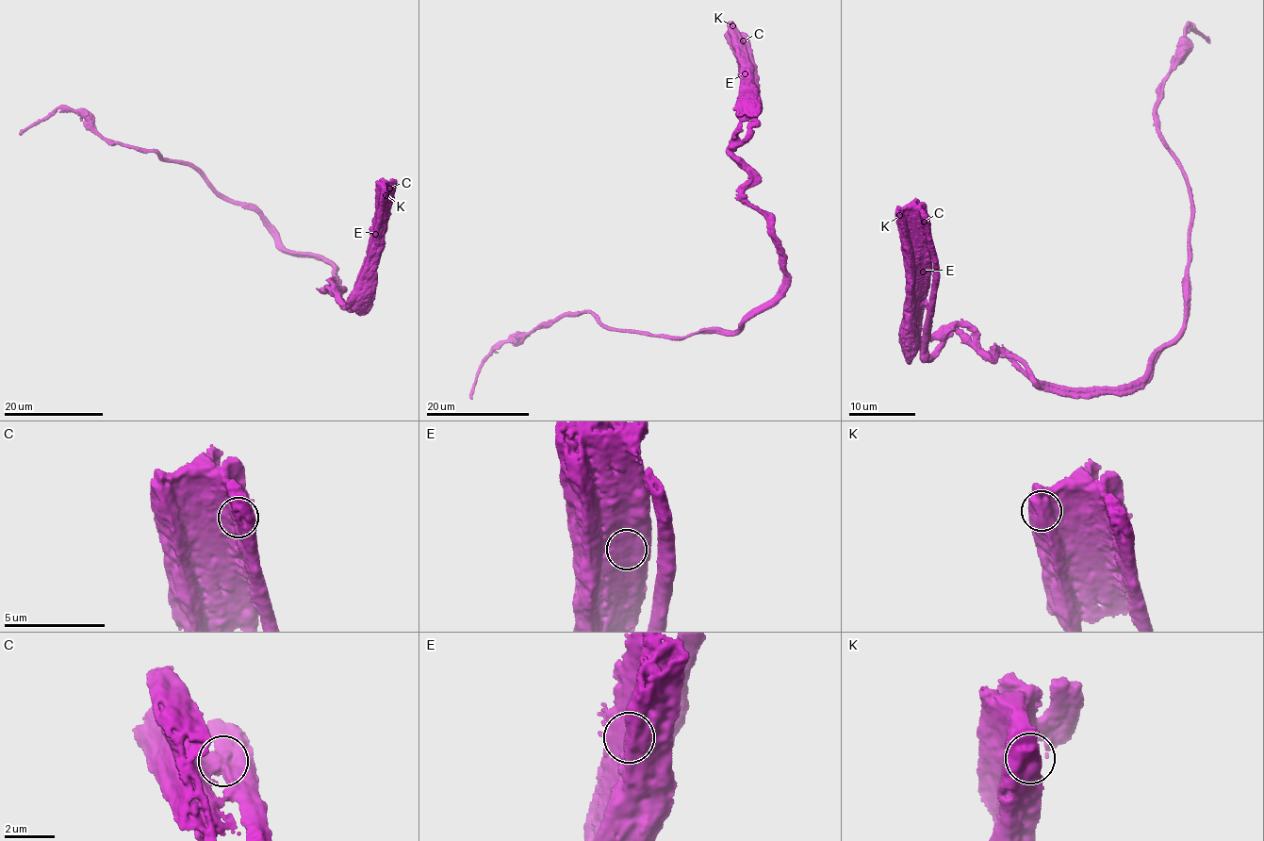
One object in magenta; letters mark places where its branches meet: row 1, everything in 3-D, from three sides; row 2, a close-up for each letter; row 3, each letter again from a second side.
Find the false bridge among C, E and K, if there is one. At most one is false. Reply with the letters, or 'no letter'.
C

